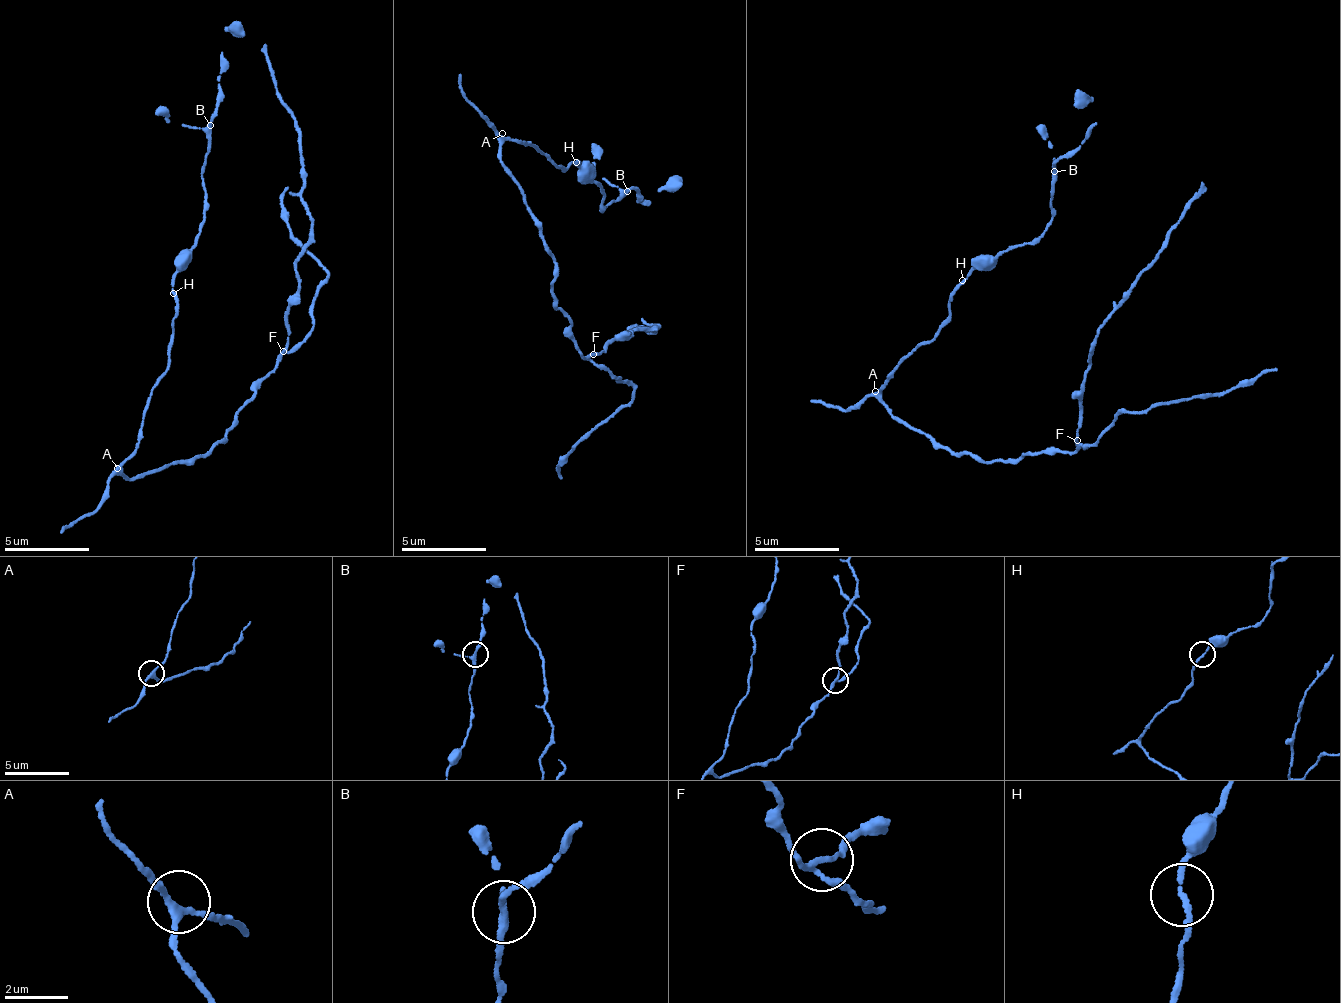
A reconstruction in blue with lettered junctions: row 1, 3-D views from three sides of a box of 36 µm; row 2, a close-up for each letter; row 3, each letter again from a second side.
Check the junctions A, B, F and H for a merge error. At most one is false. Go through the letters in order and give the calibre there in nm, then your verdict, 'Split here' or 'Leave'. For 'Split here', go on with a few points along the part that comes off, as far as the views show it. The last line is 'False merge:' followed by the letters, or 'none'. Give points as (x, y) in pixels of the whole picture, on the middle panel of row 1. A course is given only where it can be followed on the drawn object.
A: Thickness 190 nm. Leave
B: Thickness 170 nm. Leave
F: Thickness 140 nm. Split here. Course of the part to remove: (593, 354), (616, 335), (627, 341), (634, 329), (658, 324), (651, 326), (657, 329), (633, 324)
H: Thickness 150 nm. Leave
False merge: F

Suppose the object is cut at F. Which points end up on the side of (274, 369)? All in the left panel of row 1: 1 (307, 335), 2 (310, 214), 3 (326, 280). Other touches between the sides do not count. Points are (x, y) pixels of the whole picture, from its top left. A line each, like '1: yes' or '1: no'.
1: yes
2: no
3: yes

